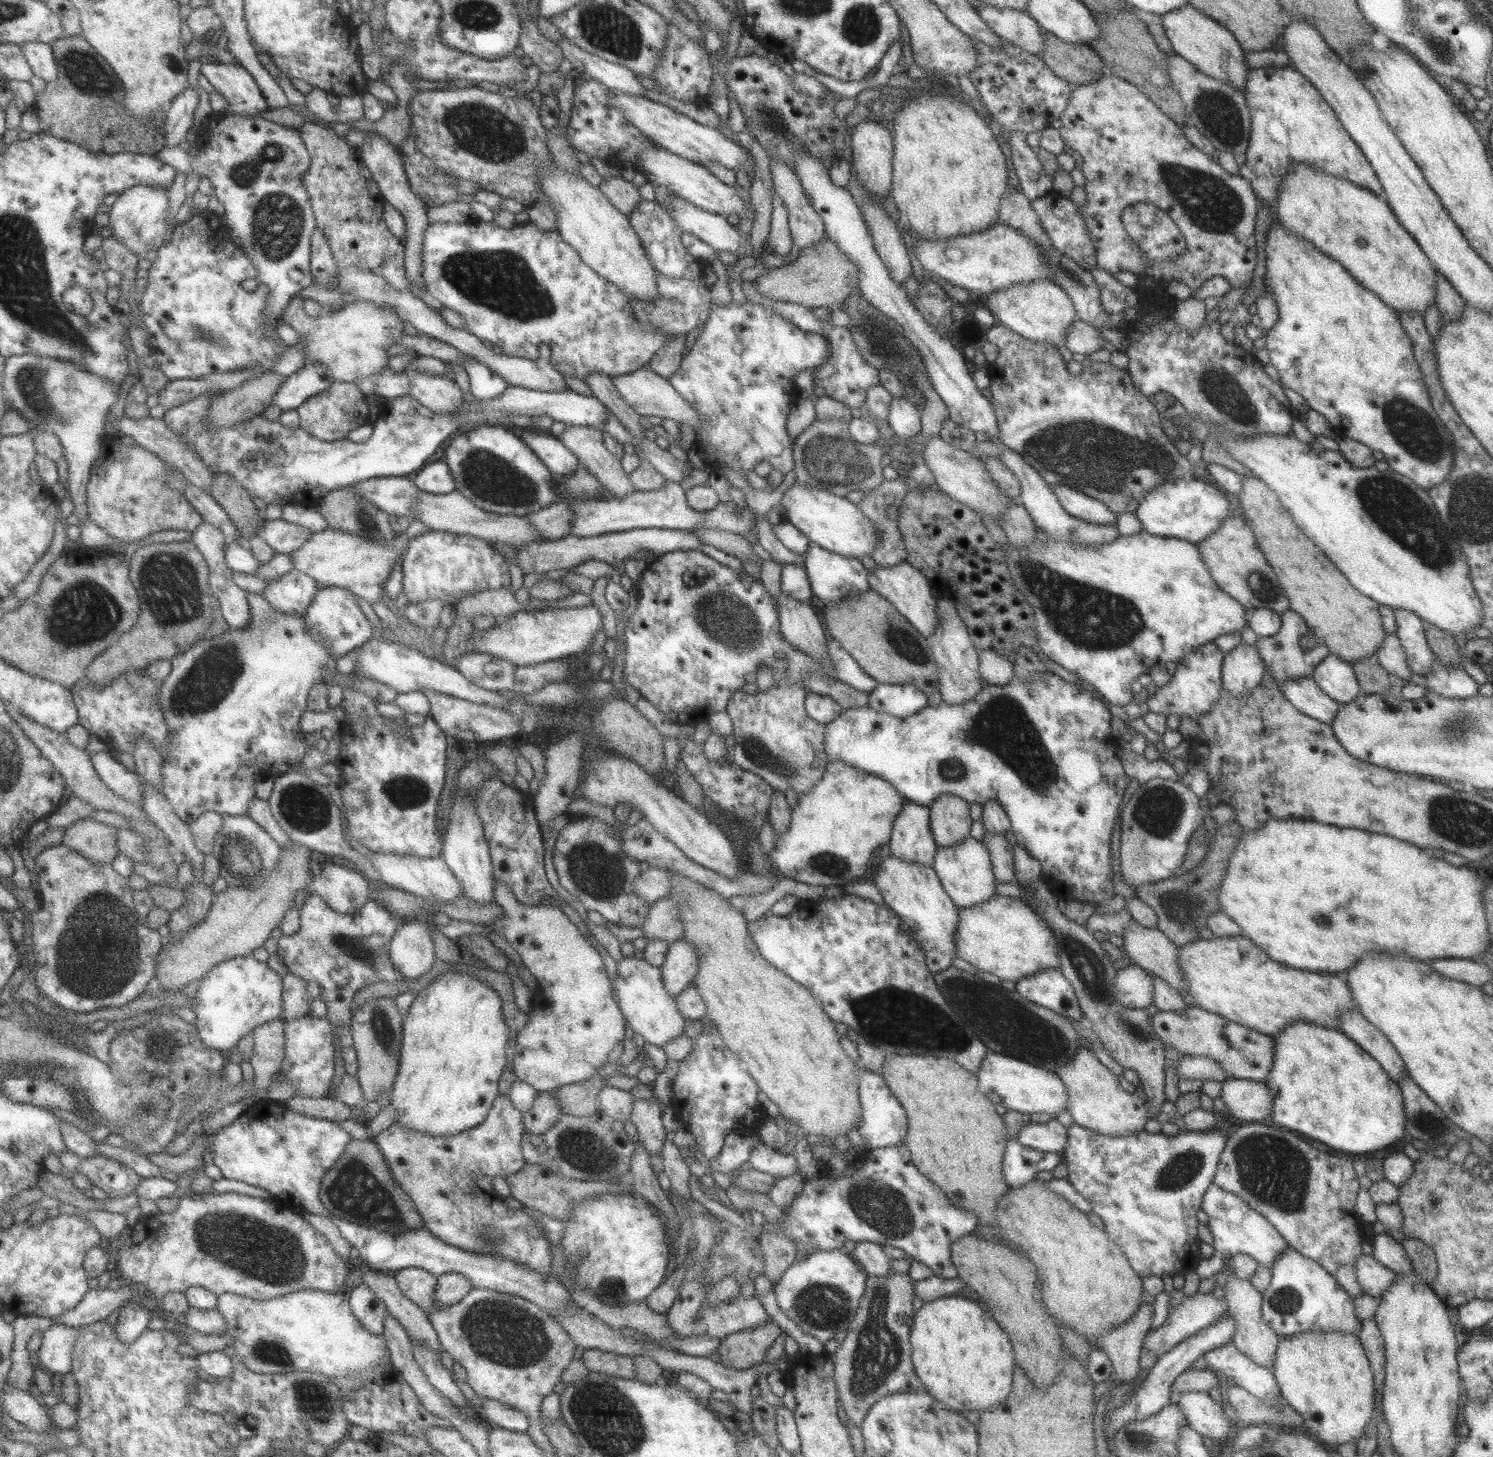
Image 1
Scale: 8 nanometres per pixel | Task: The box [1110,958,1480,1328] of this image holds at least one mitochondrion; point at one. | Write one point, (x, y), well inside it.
(1270, 1168)

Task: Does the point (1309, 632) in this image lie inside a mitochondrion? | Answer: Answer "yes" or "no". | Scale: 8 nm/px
no

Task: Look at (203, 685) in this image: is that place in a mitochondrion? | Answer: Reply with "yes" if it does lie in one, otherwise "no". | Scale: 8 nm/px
yes

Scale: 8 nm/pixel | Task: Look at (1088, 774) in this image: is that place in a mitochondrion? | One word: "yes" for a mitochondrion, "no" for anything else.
no

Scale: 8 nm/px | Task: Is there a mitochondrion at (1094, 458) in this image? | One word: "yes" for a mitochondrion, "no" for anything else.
yes

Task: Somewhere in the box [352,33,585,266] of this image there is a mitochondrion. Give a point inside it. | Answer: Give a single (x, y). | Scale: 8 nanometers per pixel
(484, 132)

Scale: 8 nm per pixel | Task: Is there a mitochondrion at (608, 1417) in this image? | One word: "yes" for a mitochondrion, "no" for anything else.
yes

